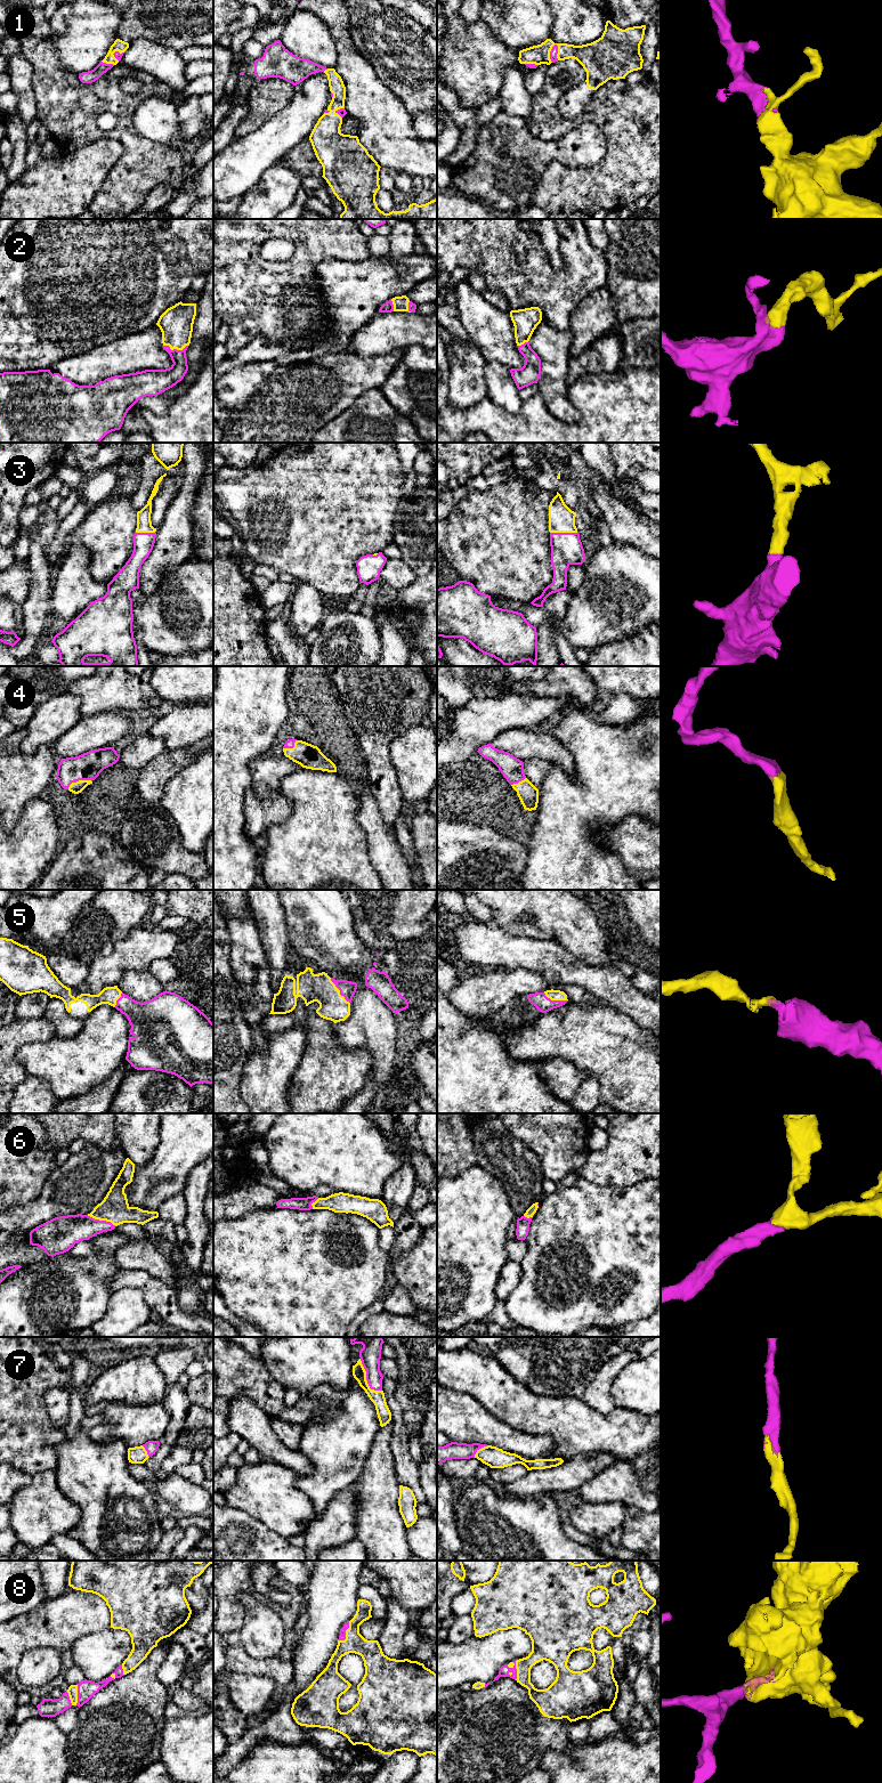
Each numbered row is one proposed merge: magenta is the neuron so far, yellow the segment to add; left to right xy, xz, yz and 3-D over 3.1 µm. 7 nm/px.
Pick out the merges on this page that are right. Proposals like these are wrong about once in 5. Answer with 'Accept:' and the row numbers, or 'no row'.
Accept: 1, 2, 3, 4, 5, 6, 7, 8

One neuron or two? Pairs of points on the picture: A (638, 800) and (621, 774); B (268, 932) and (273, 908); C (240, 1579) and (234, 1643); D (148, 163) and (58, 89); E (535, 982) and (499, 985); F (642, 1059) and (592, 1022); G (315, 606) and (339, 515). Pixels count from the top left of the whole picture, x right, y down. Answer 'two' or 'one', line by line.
A: one
B: one
C: one
D: one
E: one
F: one
G: two

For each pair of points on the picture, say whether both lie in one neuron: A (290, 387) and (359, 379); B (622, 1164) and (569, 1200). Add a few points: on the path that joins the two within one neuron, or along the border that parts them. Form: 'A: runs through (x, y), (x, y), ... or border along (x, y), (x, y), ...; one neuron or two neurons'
A: runs through (307, 387), (324, 387), (338, 379), (342, 379); one neuron
B: border along (579, 1174), (595, 1183), (621, 1188); two neurons

